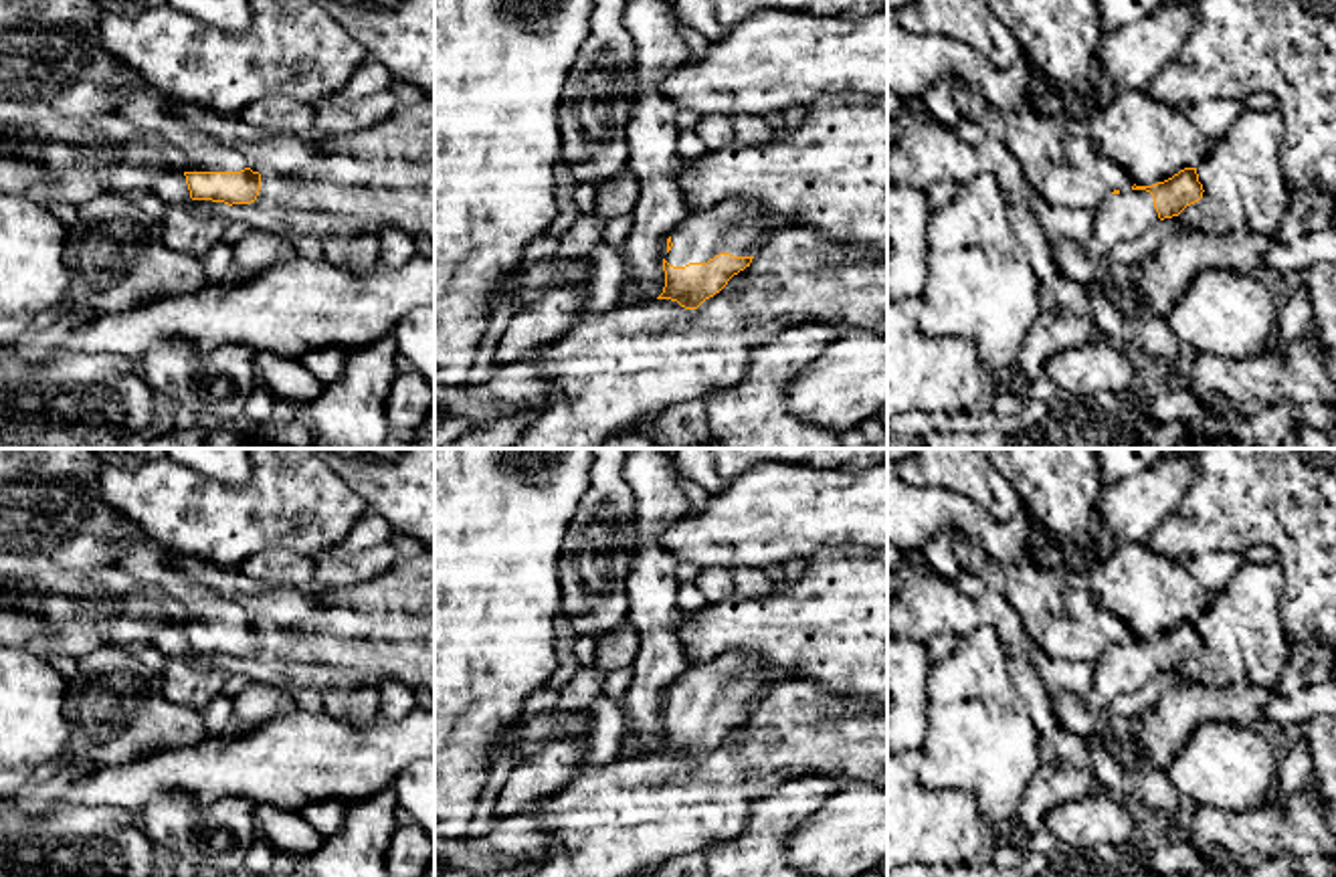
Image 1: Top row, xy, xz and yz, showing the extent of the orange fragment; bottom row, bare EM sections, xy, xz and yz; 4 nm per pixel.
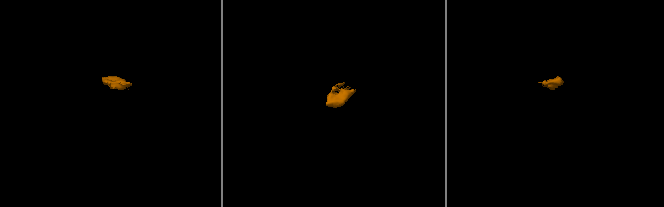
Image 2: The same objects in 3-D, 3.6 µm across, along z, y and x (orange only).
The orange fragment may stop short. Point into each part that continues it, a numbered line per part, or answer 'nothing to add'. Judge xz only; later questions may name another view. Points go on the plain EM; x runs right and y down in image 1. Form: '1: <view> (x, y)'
1: xz (740, 679)

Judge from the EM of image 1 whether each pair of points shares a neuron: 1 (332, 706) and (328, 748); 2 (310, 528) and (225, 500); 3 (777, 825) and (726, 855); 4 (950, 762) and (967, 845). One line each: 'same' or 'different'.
1: different
2: same
3: same
4: different

